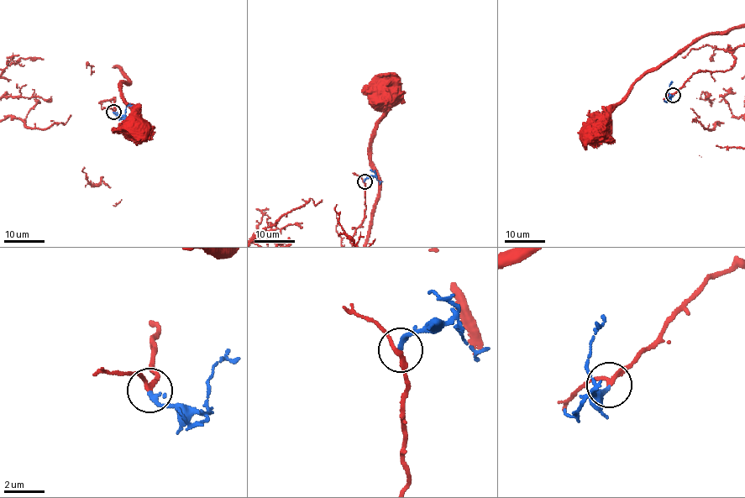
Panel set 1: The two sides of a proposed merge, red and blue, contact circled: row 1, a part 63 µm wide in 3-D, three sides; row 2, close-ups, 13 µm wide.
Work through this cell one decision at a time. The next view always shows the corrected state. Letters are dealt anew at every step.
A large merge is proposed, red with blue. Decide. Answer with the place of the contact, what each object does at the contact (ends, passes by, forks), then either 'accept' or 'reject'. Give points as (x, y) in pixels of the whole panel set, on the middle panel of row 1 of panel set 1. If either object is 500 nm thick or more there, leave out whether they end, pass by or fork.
(364, 181) | red passes by | blue passes by | accept

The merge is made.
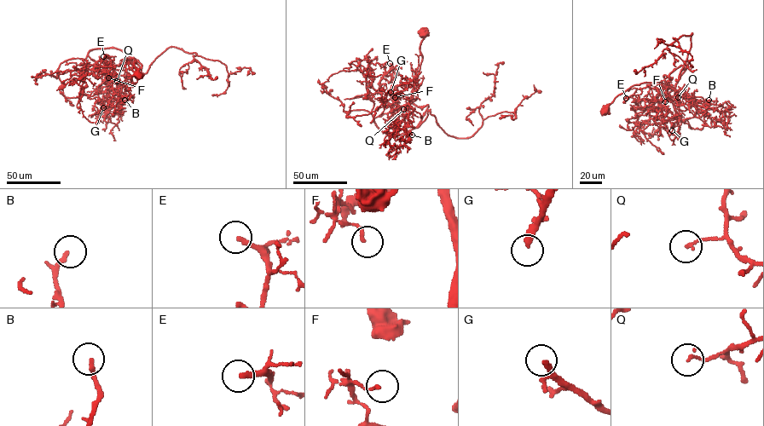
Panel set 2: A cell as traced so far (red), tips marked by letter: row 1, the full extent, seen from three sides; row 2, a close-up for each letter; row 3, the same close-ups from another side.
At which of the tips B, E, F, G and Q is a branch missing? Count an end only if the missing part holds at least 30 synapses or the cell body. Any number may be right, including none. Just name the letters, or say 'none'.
B, G

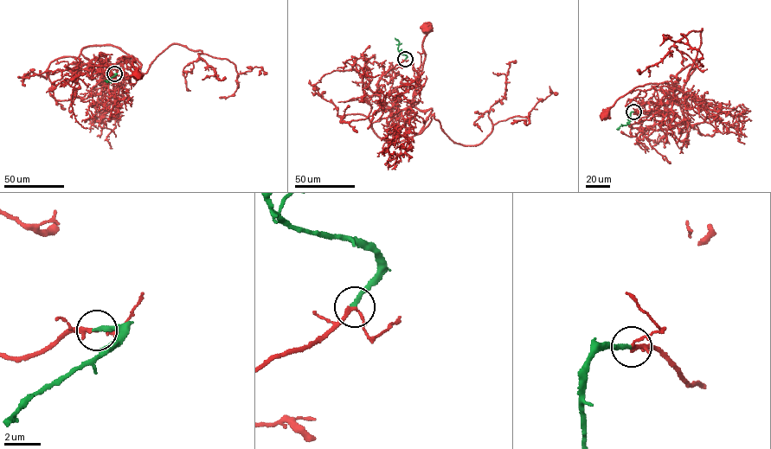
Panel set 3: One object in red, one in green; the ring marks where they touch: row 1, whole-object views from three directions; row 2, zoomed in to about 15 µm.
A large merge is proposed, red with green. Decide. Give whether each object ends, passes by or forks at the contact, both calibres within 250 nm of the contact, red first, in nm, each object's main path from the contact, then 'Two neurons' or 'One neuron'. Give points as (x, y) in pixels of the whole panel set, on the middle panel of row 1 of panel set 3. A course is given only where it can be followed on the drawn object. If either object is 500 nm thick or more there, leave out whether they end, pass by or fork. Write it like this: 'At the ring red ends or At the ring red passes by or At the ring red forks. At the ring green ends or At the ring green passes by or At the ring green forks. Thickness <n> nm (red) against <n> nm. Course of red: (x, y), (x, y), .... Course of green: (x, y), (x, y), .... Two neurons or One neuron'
At the ring red passes by. At the ring green ends. Thickness 170 nm (red) against 240 nm. Course of red: (405, 59), (382, 76), (377, 86), (384, 104), (401, 110), (411, 105), (424, 59), (422, 42), (427, 28). Course of green: (405, 59), (406, 55), (398, 50), (399, 41), (395, 38). One neuron

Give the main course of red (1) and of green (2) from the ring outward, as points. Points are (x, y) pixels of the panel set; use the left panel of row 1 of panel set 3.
1: (114, 73), (93, 73), (86, 69), (88, 62), (97, 59), (116, 64), (131, 56), (138, 76)
2: (114, 73), (108, 80), (104, 80)

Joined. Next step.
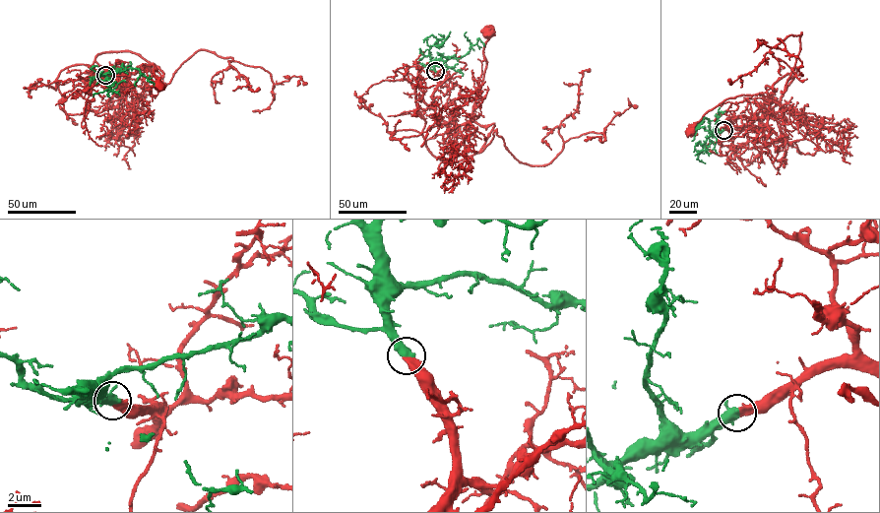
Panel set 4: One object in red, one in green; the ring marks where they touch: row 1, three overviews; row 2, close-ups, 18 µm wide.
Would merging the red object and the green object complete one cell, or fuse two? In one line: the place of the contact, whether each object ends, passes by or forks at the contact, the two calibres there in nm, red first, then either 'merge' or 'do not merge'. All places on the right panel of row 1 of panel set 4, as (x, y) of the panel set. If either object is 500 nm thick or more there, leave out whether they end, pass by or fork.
(723, 130) | 460/550 nm | merge

